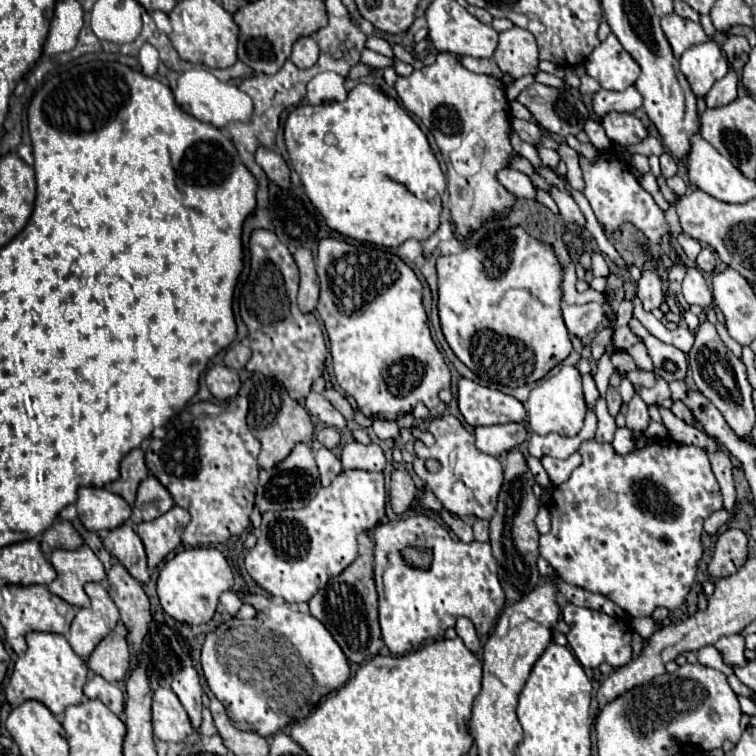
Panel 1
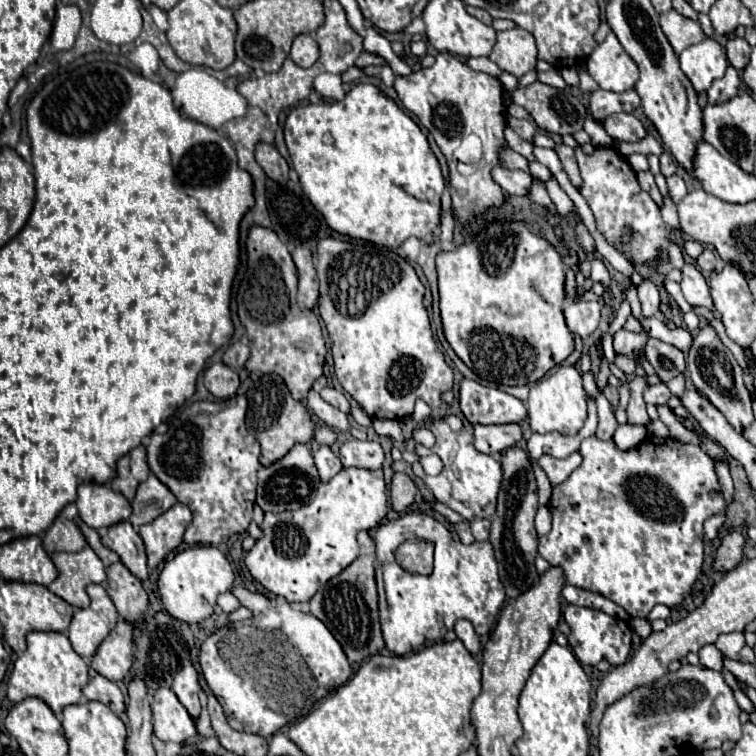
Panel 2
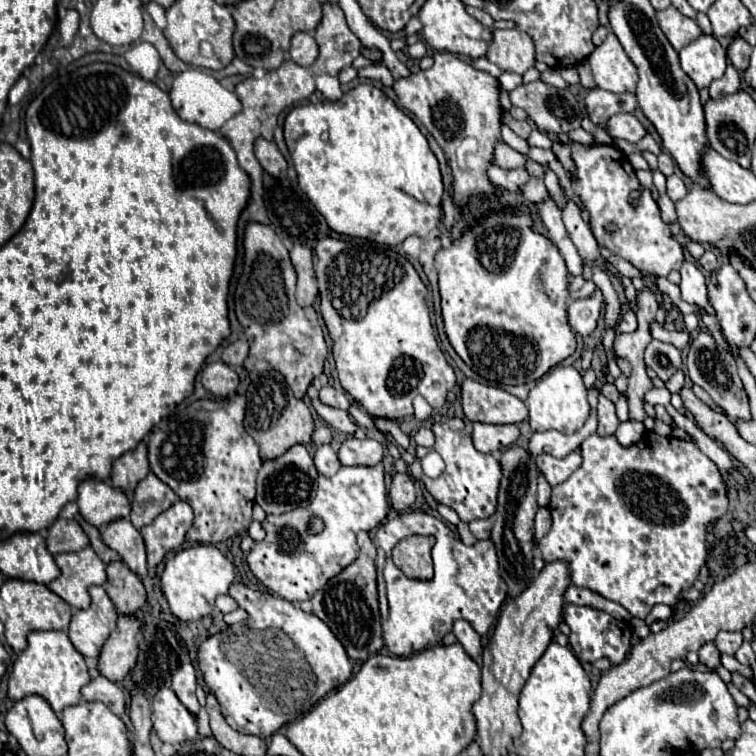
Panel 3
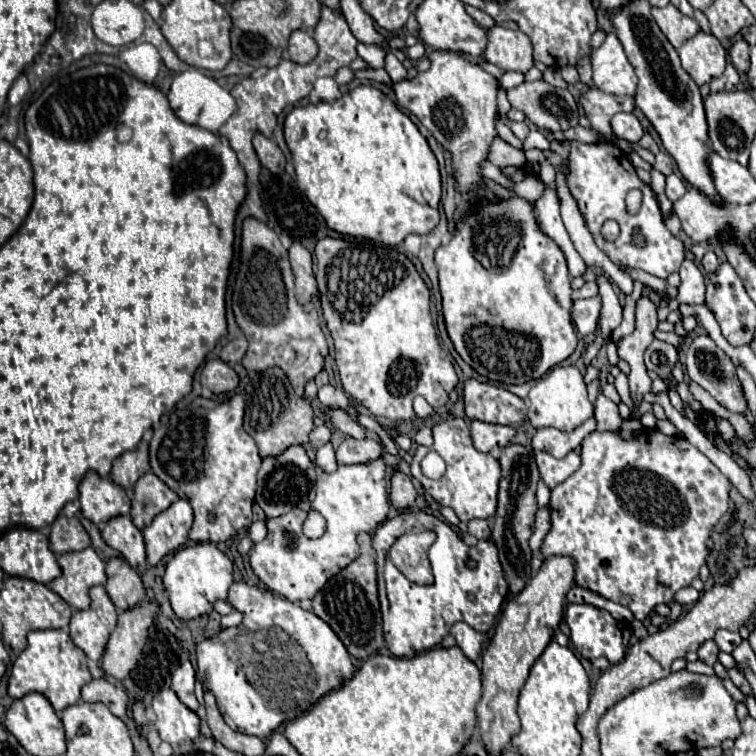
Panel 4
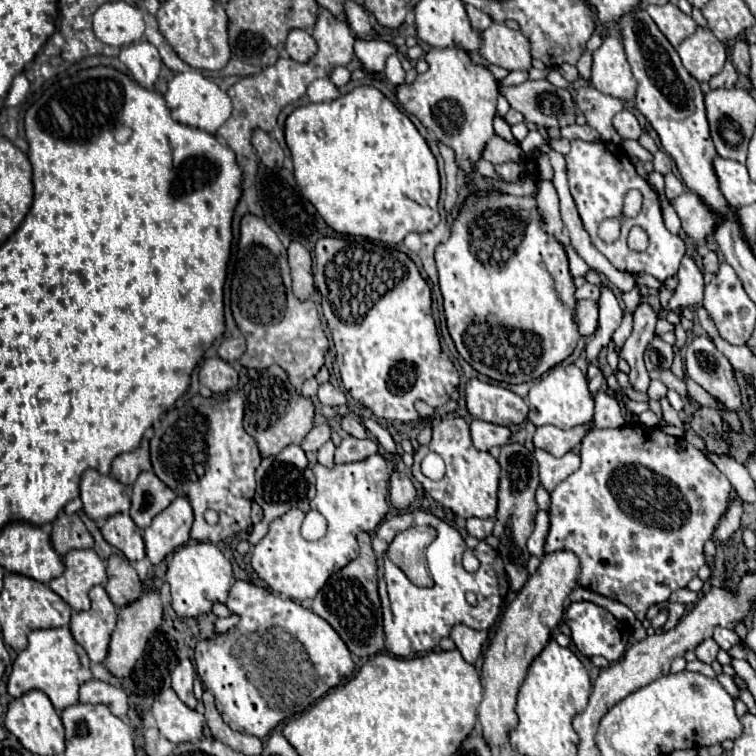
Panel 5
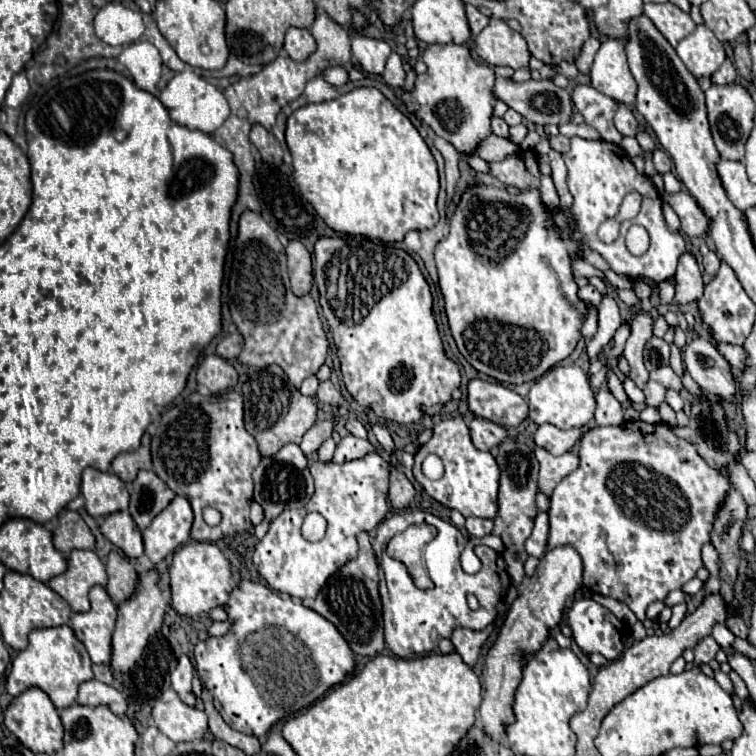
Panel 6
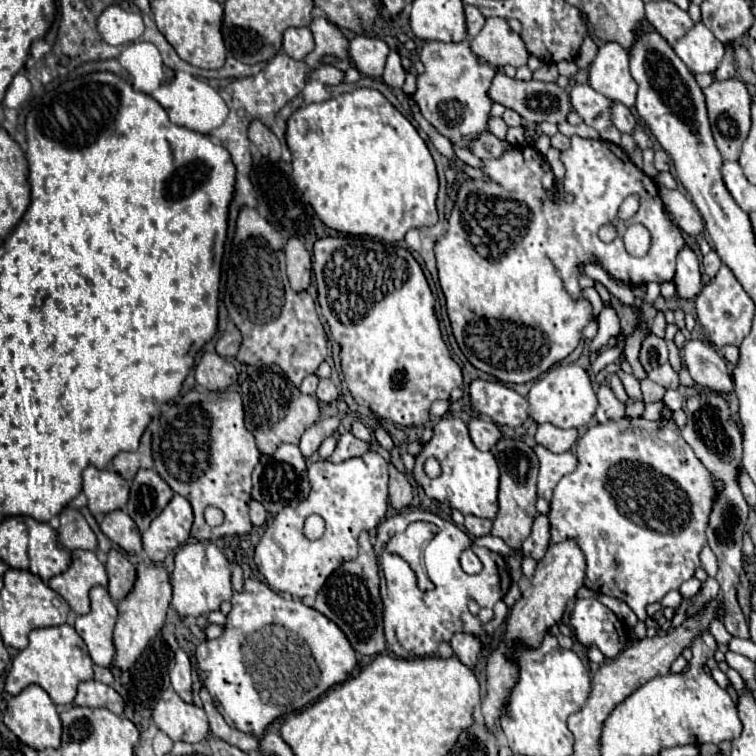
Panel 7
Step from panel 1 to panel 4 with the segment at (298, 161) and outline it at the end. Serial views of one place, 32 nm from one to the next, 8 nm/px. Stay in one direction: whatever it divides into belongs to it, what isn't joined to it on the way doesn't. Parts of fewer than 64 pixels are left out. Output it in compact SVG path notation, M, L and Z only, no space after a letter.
M358 86L354 92L344 94L332 103L319 102L294 108L286 118L284 136L292 152L296 184L300 192L314 204L332 230L396 246L408 234L430 234L439 223L442 184L438 160L432 154L426 138L418 132L416 124L378 88Z

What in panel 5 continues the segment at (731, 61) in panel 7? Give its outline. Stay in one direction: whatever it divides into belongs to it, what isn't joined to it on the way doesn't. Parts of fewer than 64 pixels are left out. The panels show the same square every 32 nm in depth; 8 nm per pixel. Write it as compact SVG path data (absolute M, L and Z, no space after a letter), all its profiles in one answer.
M726 60L724 68L710 80L710 88L730 88L738 82L738 72L730 60Z

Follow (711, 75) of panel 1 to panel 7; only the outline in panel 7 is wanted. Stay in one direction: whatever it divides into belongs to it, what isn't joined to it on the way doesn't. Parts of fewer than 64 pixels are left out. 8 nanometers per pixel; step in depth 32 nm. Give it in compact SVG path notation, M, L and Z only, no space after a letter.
M696 22L692 30L678 38L674 50L692 74L714 72L724 56L724 44L702 22Z

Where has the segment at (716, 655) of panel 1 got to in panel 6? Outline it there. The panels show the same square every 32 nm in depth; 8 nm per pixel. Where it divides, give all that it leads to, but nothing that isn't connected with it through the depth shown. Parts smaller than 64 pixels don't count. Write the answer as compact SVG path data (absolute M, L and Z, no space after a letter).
M706 636L702 638L696 646L694 646L694 664L700 666L700 664L708 664L716 652L720 650L720 646L716 644L716 640L712 636Z

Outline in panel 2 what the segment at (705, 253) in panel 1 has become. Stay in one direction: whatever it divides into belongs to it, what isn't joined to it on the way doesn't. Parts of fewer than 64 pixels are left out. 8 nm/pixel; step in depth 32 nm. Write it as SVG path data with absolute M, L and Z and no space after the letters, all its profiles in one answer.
M706 248L706 250L698 256L696 264L698 264L706 274L708 274L708 272L712 272L712 270L716 268L716 256L714 256L714 252L712 252L710 248Z

